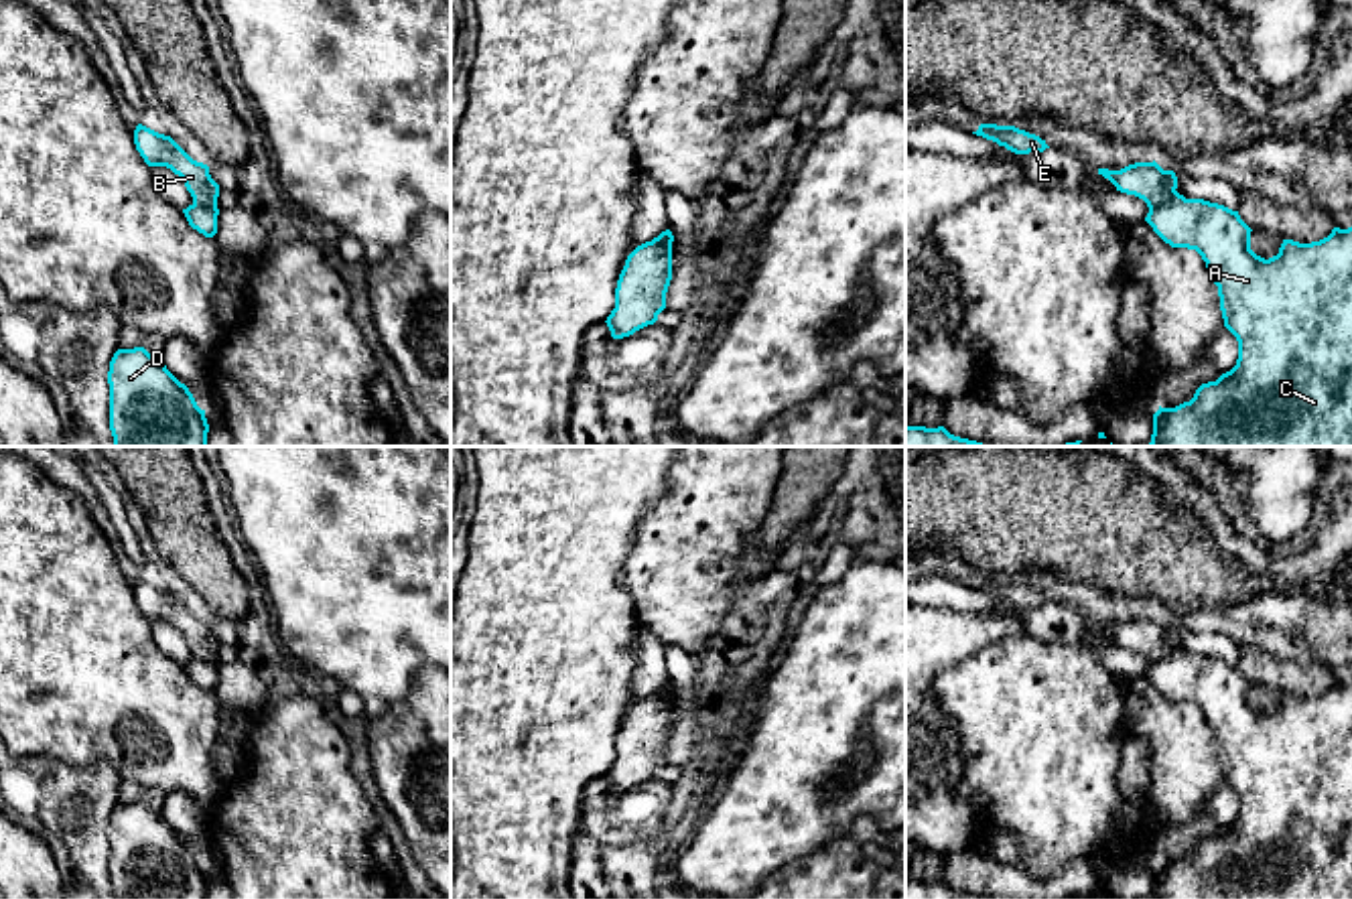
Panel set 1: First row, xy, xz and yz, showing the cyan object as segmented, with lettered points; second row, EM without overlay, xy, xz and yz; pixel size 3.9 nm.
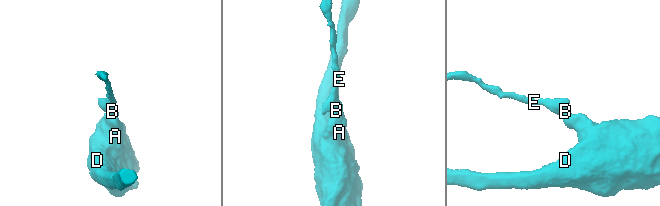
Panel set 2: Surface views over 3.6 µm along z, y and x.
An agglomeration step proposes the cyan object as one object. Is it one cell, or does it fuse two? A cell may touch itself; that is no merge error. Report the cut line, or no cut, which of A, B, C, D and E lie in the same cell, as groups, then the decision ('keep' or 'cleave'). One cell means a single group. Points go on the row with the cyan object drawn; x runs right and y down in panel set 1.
cut yz (1176, 191), (1150, 210); groups A C D / B E; cleave

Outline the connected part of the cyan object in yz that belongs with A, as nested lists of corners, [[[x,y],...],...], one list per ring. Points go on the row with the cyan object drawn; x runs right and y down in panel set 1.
[[[1177,191],[1161,205],[1151,207],[1145,221],[1171,248],[1196,250],[1218,286],[1220,310],[1224,327],[1238,341],[1236,365],[1222,373],[1216,382],[1202,384],[1190,402],[1175,408],[1161,408],[1153,414],[1153,434],[1147,446],[1352,446],[1352,227],[1334,227],[1320,241],[1299,244],[1283,239],[1279,254],[1265,260],[1250,250],[1250,227],[1240,219],[1238,211],[1204,199],[1186,199]]]

